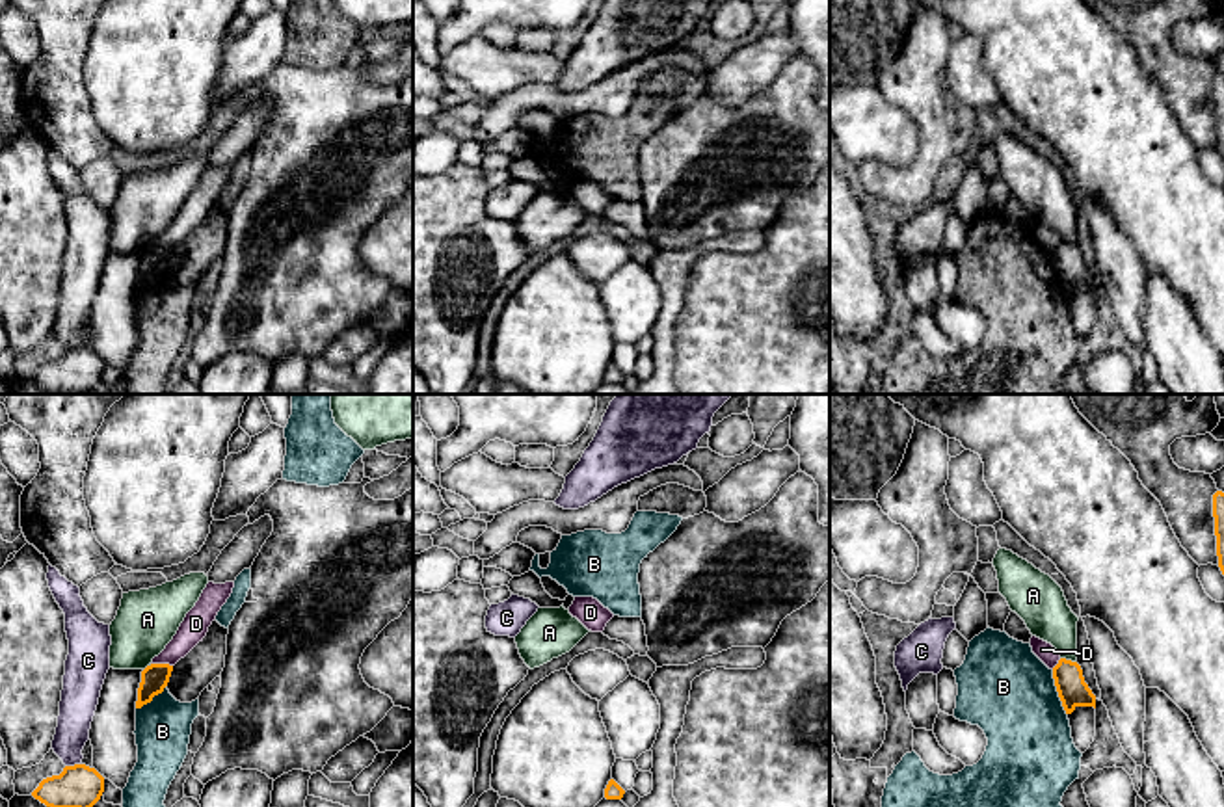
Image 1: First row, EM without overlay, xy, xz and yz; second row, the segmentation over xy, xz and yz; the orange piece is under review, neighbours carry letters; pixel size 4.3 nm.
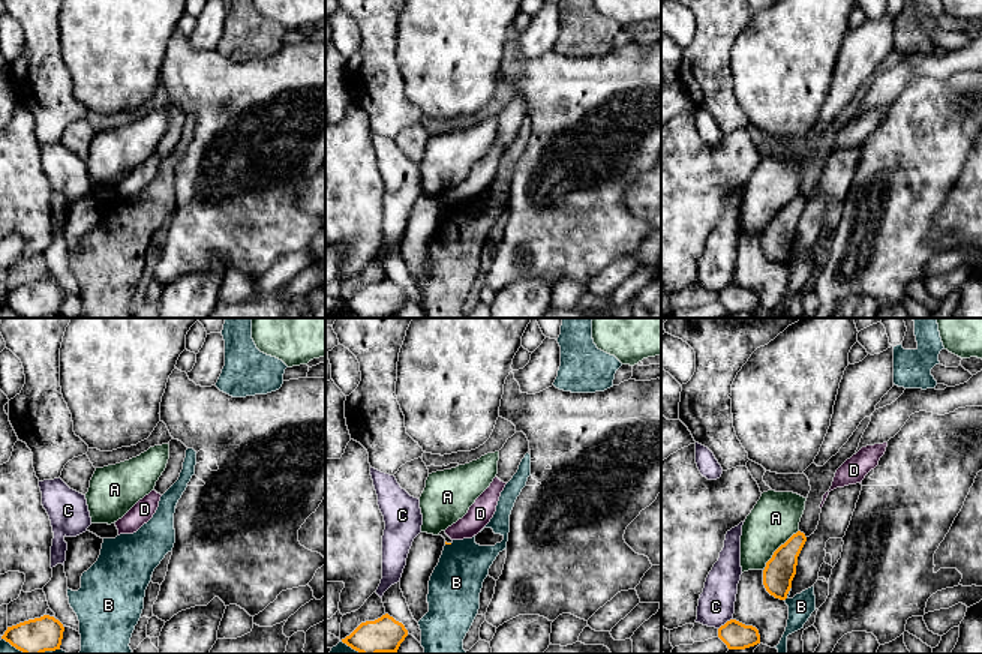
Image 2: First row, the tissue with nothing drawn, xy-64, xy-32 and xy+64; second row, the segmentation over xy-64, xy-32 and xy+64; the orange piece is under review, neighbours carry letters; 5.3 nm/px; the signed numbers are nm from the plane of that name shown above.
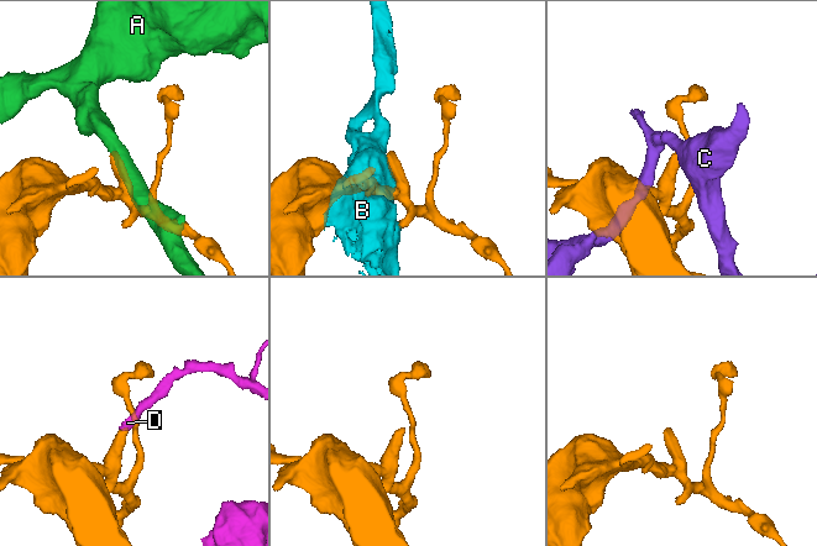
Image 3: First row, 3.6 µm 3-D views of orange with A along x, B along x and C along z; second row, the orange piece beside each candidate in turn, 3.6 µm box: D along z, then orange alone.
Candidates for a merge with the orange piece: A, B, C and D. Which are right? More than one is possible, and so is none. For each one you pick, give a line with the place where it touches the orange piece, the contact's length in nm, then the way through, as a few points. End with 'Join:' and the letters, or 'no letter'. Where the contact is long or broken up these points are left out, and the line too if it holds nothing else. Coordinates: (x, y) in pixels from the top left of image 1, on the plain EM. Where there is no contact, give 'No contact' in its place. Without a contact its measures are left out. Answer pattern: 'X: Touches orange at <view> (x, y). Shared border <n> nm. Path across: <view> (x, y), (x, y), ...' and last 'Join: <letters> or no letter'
Join: no letter

